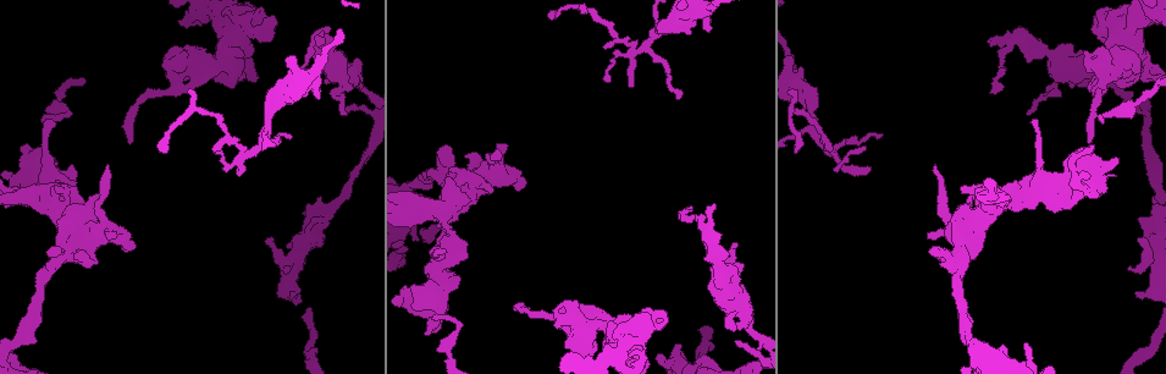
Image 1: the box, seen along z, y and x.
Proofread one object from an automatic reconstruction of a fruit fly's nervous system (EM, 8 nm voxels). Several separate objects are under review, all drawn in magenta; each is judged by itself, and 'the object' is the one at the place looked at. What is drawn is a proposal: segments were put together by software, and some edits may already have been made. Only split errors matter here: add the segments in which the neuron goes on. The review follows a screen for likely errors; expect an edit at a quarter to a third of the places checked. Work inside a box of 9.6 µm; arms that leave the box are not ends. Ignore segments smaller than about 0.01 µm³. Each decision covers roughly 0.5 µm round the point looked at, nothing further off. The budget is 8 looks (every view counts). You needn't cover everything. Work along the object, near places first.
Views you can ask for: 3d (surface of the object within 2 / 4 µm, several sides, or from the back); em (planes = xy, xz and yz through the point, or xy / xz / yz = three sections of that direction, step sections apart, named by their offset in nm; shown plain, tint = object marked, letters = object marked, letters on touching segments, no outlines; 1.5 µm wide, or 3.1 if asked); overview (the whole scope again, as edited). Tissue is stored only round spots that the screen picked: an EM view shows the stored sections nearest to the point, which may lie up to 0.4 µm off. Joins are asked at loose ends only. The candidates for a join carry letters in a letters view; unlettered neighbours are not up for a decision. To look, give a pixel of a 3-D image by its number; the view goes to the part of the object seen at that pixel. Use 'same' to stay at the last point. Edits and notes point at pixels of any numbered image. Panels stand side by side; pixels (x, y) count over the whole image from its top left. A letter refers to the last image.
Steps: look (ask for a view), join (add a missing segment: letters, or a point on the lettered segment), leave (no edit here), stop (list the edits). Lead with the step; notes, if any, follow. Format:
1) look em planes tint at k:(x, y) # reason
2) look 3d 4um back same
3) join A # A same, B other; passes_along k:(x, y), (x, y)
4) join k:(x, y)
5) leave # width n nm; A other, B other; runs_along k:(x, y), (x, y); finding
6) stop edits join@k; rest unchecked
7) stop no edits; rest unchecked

look 3d 2um back at 1:(1100, 121) # tapers out

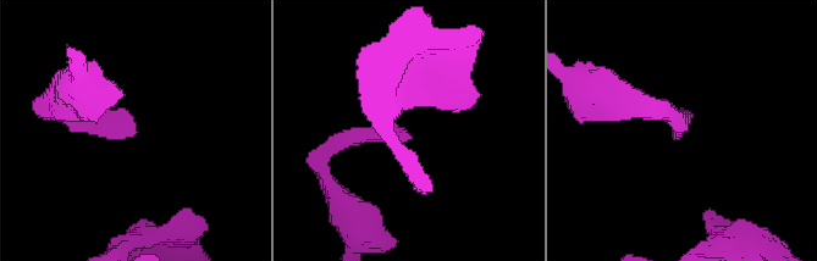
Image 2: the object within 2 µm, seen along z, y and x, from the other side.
look em yz step 4 tint at 2:(135, 129) # shape alone is not enough

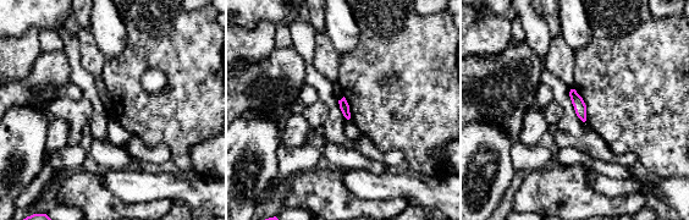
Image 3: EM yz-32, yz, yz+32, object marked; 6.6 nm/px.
look em planes letters same

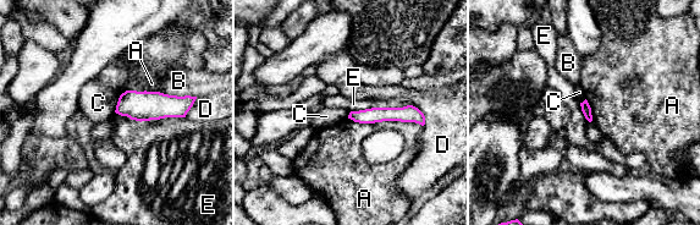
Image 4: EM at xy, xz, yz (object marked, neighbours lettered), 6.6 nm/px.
leave # A other, B other, C other, D other, E other; border 4:(115, 111), (141, 121), (185, 118); no lettered segment goes on from it

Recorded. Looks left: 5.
look em yz step 8 tint at 1:(618, 330) # an open end

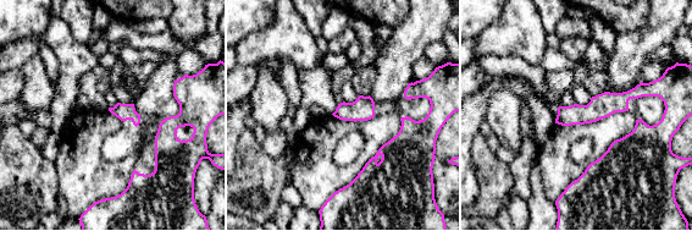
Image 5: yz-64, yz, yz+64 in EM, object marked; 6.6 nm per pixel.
look em planes letters same # cut it another way

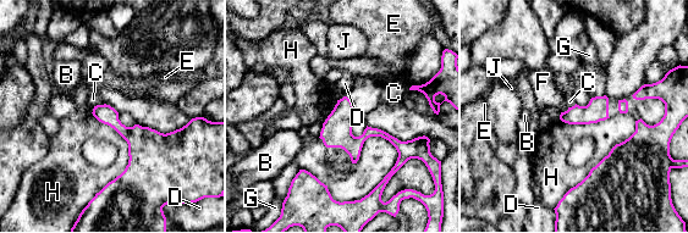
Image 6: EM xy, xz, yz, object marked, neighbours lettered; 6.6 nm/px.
leave # longest_contact H 600 nm; B other, C other, D other, E other, F other, G other, H other, J other; runs_along 6:(325, 126), (345, 139), (381, 133), (405, 154); no lettered segment goes on from it

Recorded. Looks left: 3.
look 3d 4um at 1:(871, 169) # thin end

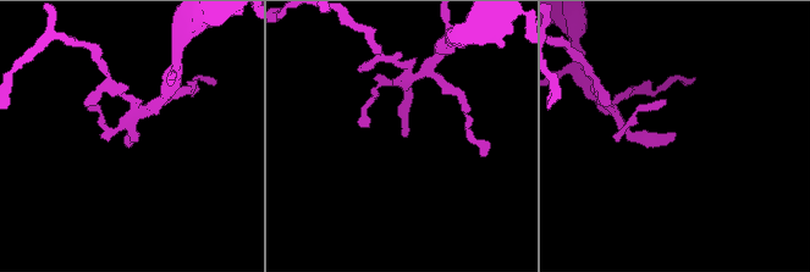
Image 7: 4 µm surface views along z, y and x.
look em planes tint at 7:(676, 135)

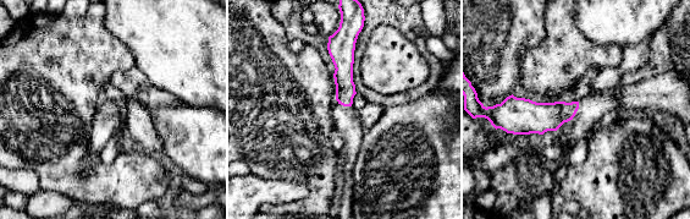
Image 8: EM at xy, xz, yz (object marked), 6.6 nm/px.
look em planes letters same

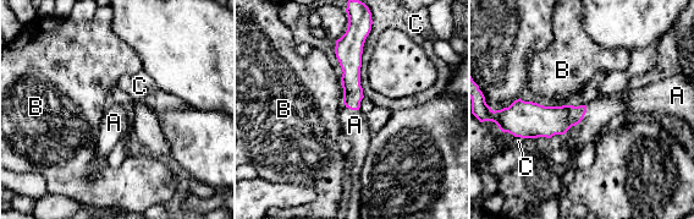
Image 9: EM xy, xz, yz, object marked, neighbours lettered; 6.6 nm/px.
join A # width 130 nm; A same, B other, C other; it goes on there

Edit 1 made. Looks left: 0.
stop edits join@9; rest unchecked

